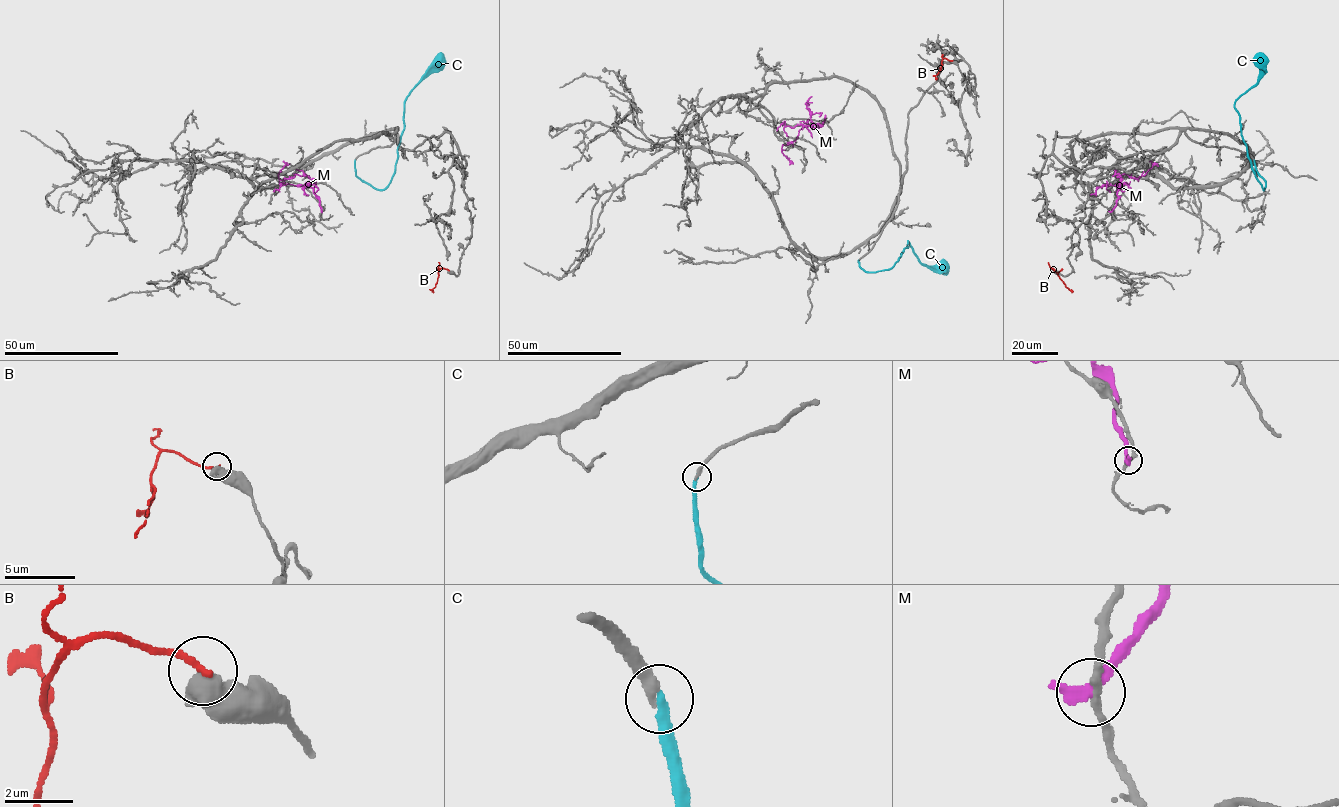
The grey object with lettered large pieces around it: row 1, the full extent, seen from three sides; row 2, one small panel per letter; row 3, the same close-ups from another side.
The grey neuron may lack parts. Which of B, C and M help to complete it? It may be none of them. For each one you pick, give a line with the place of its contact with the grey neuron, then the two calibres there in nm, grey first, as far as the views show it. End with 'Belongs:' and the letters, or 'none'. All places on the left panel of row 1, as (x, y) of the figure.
C: contact (355, 160); calibres 320 and 280 nm
Belongs: C

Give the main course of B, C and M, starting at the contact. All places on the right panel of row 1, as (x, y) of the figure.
B: (1054, 270), (1072, 292)
C: (1253, 160), (1256, 171), (1265, 180), (1263, 190), (1248, 156), (1235, 102), (1258, 80), (1262, 54)
M: (1111, 211), (1118, 198), (1118, 176), (1128, 175), (1138, 180), (1153, 164), (1158, 166)

